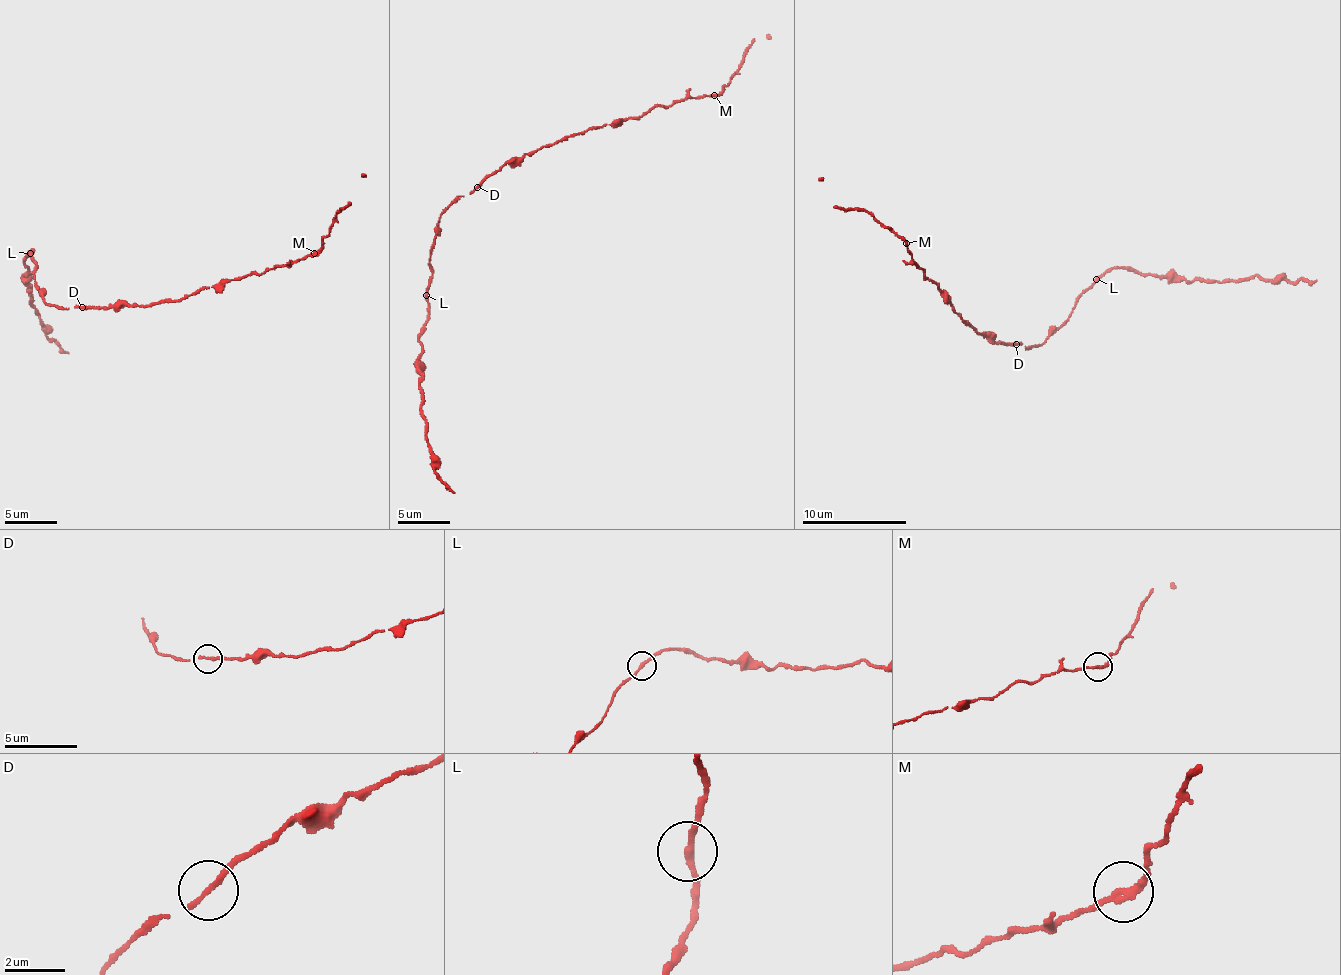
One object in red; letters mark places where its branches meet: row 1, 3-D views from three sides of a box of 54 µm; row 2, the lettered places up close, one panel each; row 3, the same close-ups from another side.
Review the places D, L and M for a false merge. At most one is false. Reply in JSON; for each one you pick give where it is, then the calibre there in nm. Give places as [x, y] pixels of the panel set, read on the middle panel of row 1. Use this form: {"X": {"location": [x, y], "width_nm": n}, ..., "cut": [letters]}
{"cut": []}

